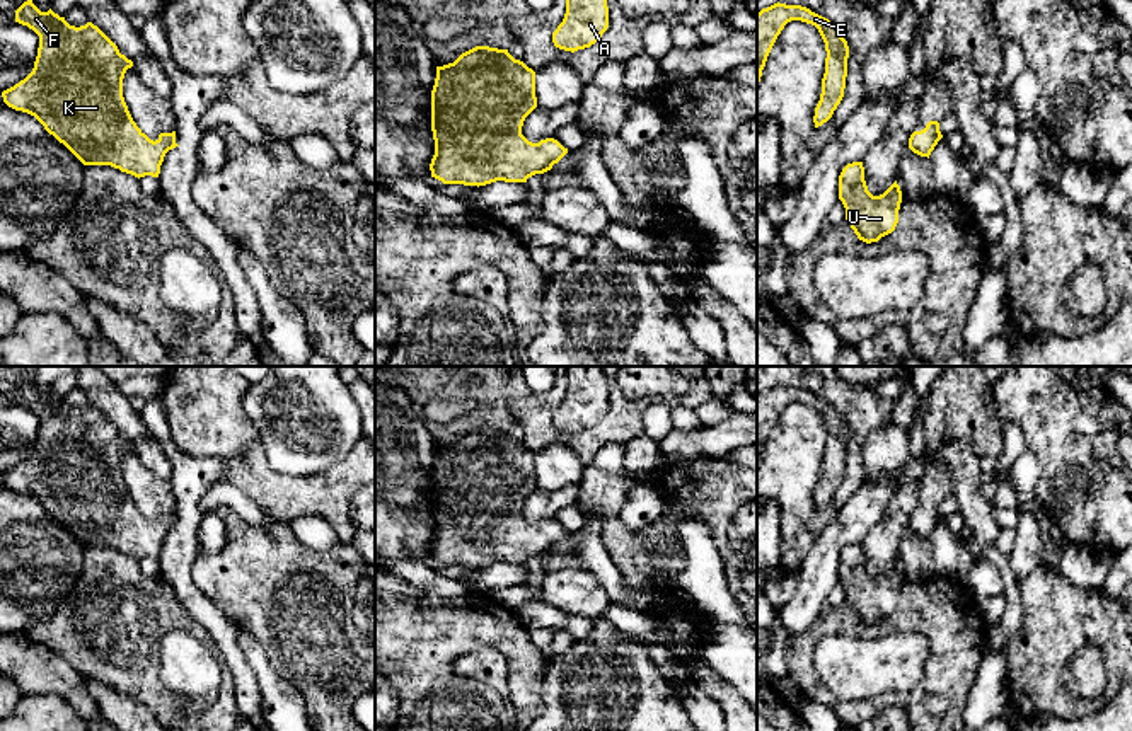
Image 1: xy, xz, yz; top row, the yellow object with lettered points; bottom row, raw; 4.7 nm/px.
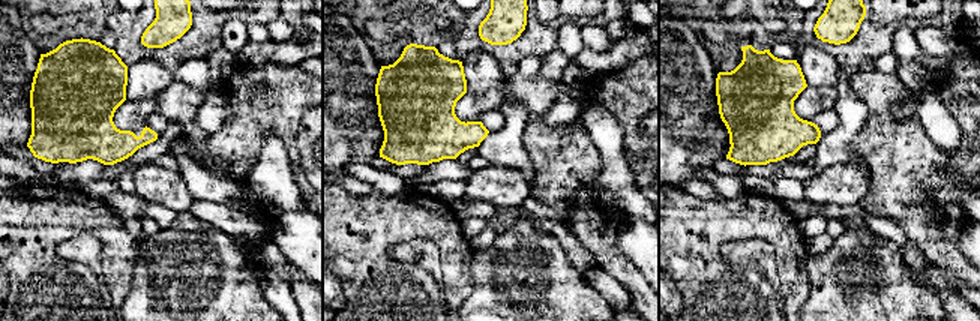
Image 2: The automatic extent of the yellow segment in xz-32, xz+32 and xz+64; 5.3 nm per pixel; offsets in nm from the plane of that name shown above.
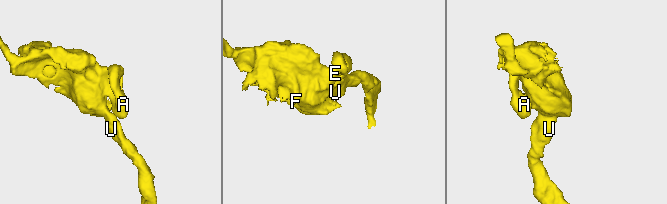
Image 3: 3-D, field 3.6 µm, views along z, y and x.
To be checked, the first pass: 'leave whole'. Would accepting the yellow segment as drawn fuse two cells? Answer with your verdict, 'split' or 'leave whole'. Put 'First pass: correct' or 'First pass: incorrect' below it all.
leave whole
First pass: correct

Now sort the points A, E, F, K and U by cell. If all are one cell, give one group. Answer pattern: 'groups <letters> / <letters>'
groups A E F K U

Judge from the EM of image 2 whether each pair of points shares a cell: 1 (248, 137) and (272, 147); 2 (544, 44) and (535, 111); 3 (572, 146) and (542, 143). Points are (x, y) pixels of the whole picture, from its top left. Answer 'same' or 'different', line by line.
1: different
2: different
3: same

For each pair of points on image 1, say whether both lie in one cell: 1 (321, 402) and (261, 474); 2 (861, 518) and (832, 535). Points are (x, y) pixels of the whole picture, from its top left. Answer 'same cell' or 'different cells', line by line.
1: different cells
2: same cell

